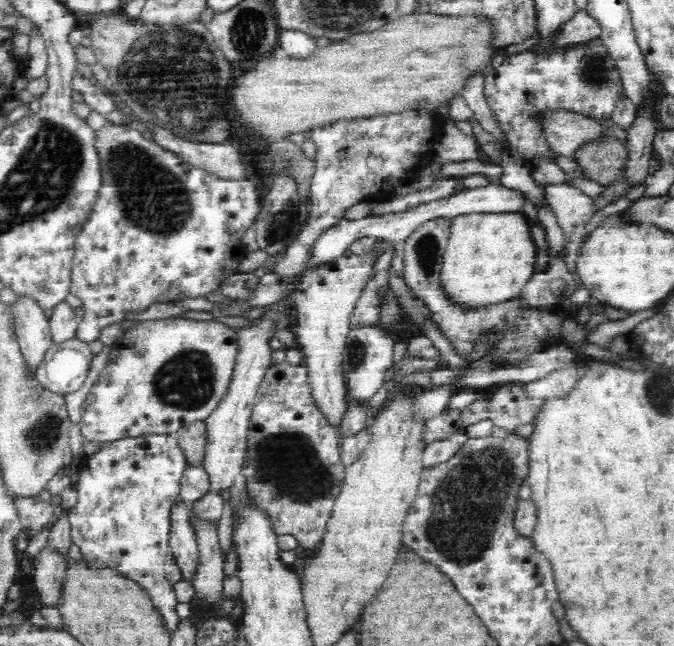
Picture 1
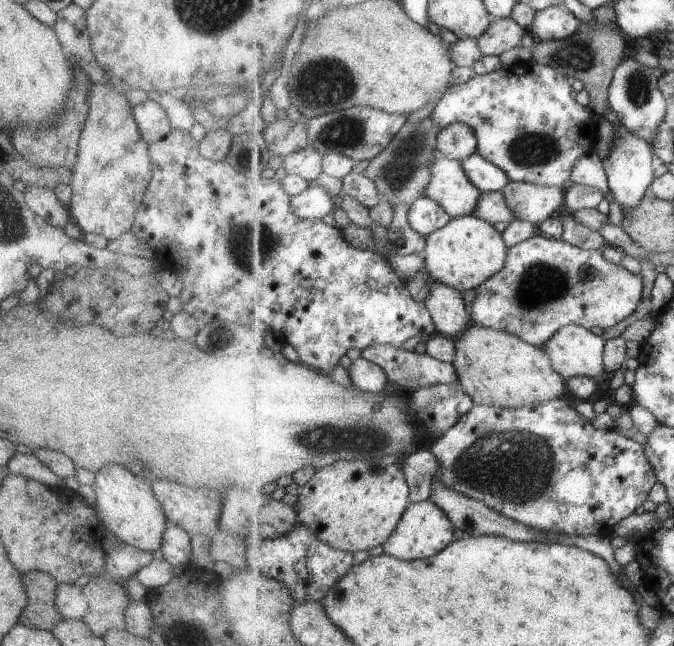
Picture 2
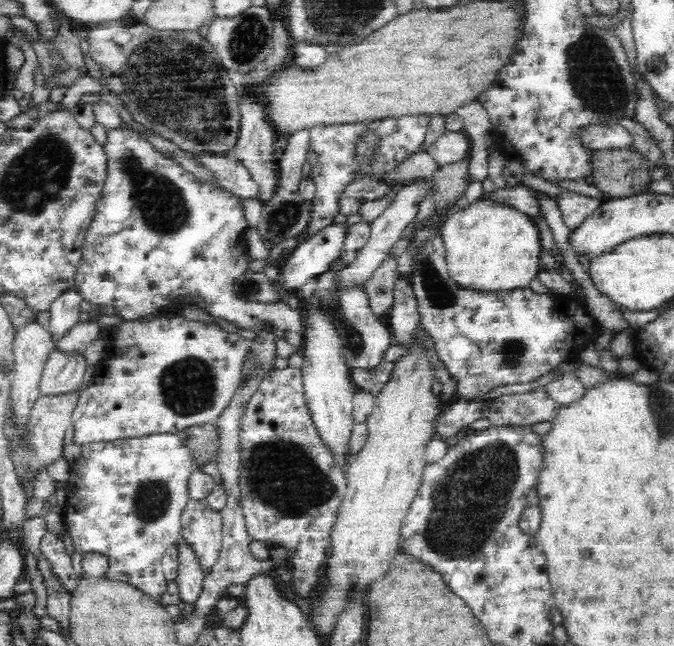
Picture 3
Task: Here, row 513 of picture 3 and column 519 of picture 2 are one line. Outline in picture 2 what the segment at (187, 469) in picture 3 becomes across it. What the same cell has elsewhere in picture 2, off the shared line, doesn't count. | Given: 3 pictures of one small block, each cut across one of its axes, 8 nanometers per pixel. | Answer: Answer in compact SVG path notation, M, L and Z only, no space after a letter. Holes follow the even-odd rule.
M530 60L519 67L505 67L499 71L481 76L475 74L468 81L460 85L453 86L453 88L447 92L447 96L443 96L442 99L437 102L431 113L431 118L433 118L433 122L435 122L435 124L439 124L441 128L450 126L455 122L463 122L463 124L467 124L469 128L473 128L478 140L477 154L480 154L483 158L485 158L485 160L488 160L489 162L496 164L499 168L502 168L510 176L511 181L529 182L531 184L551 187L557 186L567 189L569 188L569 185L566 183L569 182L569 178L571 178L571 174L573 174L575 164L579 162L579 158L583 158L583 156L587 154L589 151L589 143L593 138L595 138L595 134L597 134L597 122L593 120L593 114L587 110L587 107L581 106L581 104L577 102L576 97L573 98L575 93L573 92L573 88L571 88L571 83L571 80L567 80L566 76L559 72L557 68L547 66L547 64L537 63L534 65L534 63Z

